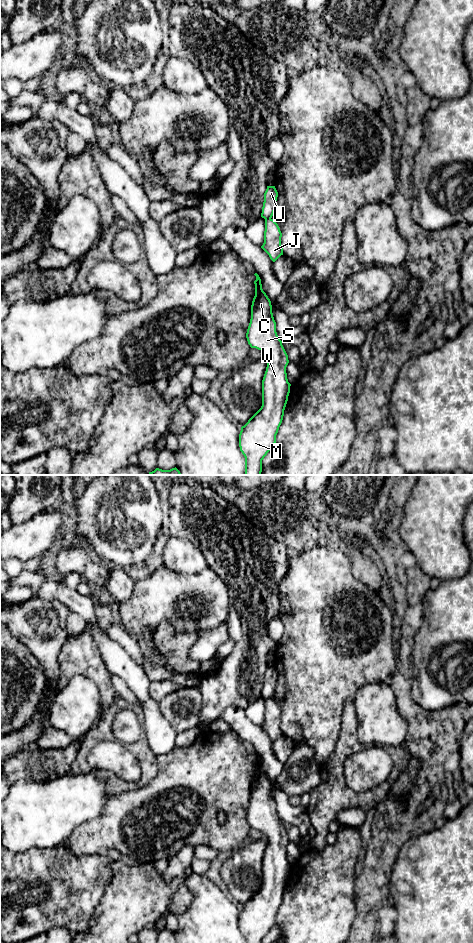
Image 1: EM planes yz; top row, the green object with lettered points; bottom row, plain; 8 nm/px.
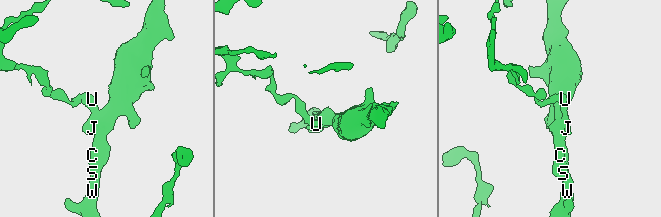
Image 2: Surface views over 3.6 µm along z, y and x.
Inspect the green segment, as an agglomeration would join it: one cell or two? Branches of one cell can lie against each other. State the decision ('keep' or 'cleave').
keep

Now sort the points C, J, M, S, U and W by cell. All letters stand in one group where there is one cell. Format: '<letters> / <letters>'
C J M S U W

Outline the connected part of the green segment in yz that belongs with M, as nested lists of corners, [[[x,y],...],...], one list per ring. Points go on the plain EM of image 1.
[[[254,755],[255,776],[246,818],[251,828],[266,834],[267,847],[262,860],[262,886],[241,907],[239,914],[245,943],[262,943],[275,925],[291,866],[286,853],[288,835],[276,812],[271,781],[262,769],[259,755]]]

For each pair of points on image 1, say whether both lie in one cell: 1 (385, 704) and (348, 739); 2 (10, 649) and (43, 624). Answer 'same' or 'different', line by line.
1: different
2: different

